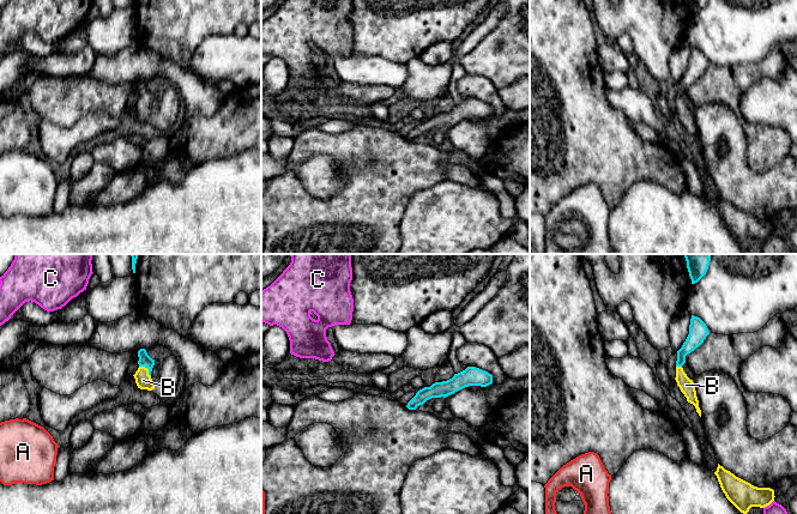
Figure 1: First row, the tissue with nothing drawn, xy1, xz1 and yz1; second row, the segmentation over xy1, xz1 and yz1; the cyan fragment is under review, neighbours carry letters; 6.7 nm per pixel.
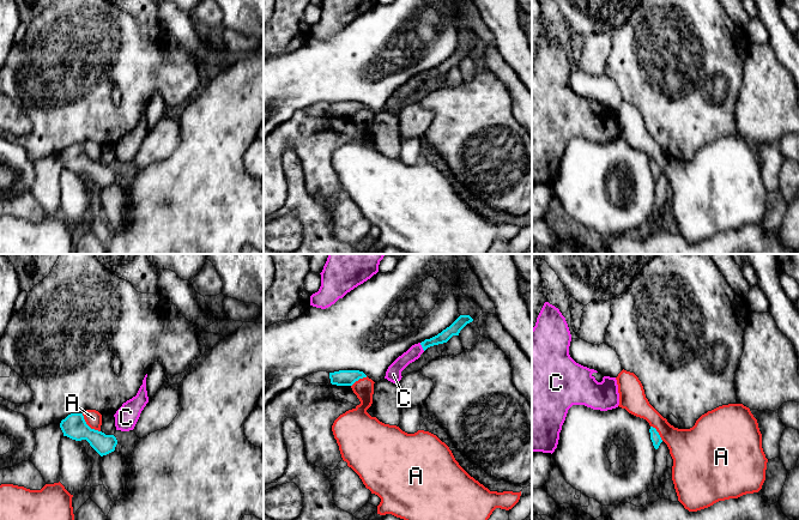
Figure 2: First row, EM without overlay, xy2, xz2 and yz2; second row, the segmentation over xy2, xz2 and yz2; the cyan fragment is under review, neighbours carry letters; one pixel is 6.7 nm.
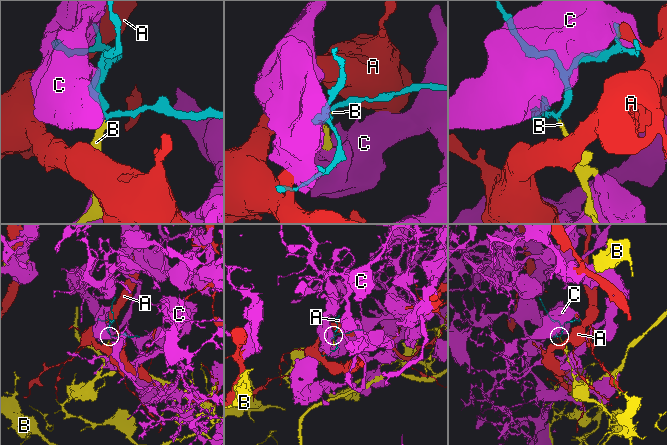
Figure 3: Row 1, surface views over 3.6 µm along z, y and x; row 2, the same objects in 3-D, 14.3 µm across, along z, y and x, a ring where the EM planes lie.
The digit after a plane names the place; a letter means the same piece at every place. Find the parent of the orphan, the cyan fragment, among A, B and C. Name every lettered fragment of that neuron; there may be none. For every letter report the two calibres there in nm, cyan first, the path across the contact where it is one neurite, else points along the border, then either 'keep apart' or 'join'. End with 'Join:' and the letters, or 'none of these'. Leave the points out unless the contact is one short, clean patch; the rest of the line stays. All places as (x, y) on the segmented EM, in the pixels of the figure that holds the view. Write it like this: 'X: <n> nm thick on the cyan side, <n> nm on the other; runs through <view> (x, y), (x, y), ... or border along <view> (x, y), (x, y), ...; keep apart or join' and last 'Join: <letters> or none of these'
A: 160 nm thick on the cyan side, 110 nm on the other; border along xy2 (82, 413), (85, 422), (100, 431); keep apart
B: 80 nm thick on the cyan side, 110 nm on the other; runs through xy1 (145, 361), (148, 368), (143, 374), (143, 380); join
C: 80 nm thick on the cyan side, 100 nm on the other; keep apart
Join: B

